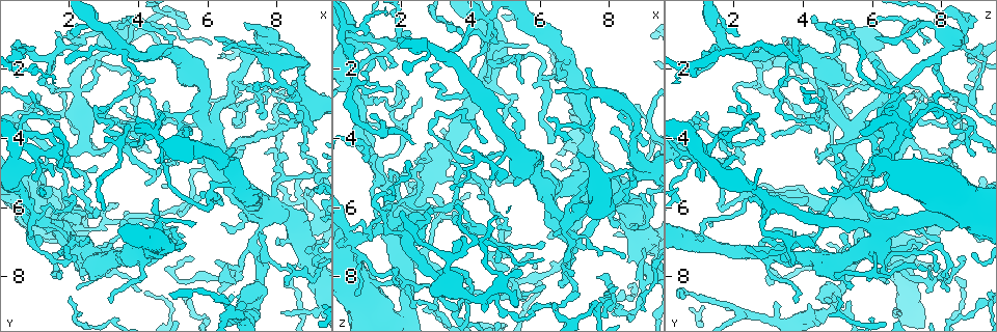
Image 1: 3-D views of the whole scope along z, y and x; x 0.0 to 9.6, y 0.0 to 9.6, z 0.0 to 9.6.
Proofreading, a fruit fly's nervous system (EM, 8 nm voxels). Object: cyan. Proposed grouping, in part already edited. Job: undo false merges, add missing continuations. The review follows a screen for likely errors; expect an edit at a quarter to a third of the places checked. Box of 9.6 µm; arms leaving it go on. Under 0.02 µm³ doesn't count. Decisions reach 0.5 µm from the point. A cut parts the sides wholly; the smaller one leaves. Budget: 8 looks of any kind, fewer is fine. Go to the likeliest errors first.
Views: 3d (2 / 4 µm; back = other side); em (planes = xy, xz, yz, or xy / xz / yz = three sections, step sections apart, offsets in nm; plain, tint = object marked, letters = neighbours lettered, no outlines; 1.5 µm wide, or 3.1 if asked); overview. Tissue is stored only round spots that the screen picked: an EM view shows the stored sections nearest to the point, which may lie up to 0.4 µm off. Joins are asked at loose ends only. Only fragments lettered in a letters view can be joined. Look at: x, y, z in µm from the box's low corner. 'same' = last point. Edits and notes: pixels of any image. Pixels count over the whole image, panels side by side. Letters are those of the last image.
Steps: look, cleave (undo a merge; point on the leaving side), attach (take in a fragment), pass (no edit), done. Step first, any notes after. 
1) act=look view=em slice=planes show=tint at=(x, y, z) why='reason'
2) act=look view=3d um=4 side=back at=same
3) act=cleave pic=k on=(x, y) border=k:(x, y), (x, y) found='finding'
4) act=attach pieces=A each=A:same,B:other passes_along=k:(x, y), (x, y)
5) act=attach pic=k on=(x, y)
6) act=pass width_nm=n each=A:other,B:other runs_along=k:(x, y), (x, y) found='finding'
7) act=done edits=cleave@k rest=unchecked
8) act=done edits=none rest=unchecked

act=look view=em slice=xy step=8 show=letters at=(5.30, 2.30, 5.35) why='an open end'

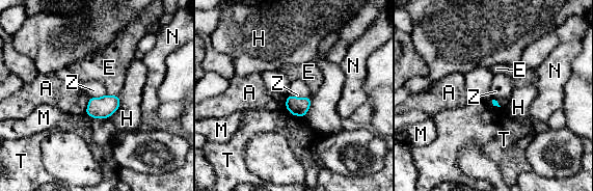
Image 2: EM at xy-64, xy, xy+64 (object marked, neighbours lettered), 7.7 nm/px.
act=pass each=A:other,E:other,H:other,M:other,N:other,T:other,Z:other border=2:(288, 94), (310, 98) found='none of them fits'

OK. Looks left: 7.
act=look view=3d um=2 side=back at=(7.05, 3.55, 8.35)

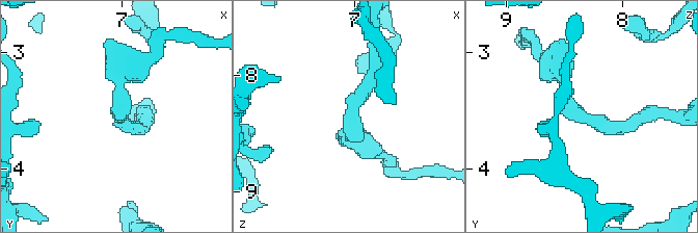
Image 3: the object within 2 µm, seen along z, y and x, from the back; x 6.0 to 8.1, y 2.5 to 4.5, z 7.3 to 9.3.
act=look view=em slice=planes show=letters at=(7.02, 3.52, 8.38) why='shape alone is not enough'

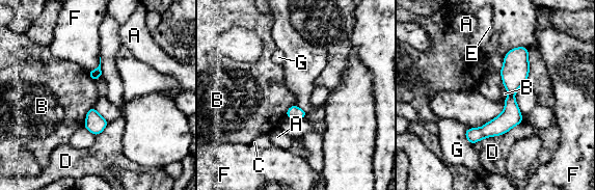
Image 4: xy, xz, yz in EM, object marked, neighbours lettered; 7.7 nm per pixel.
act=pass longest_contact=D:400nm each=A:other,B:other,C:other,D:other,E:other,F:other,G:other found='one cell here'

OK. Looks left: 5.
act=look view=3d um=2 side=back at=(2.25, 0.85, 4.65) why='thin end'

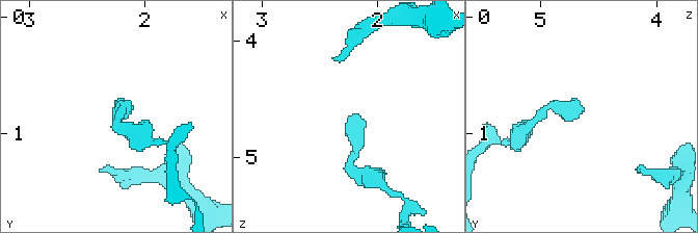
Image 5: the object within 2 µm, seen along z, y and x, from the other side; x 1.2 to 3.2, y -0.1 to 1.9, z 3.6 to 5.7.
act=look view=em slice=planes show=letters at=(2.22, 0.78, 4.62) why='now the EM'

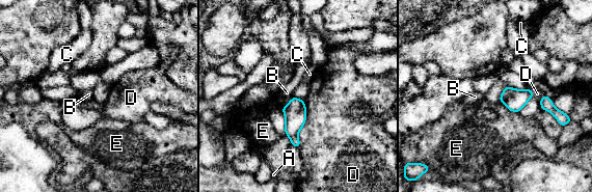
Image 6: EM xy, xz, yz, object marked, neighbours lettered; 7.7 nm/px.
act=pass longest_contact=D:360nm each=A:other,B:other,C:other,D:other,E:other found='none of them fits'

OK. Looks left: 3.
act=done edits=none rest=unchecked

